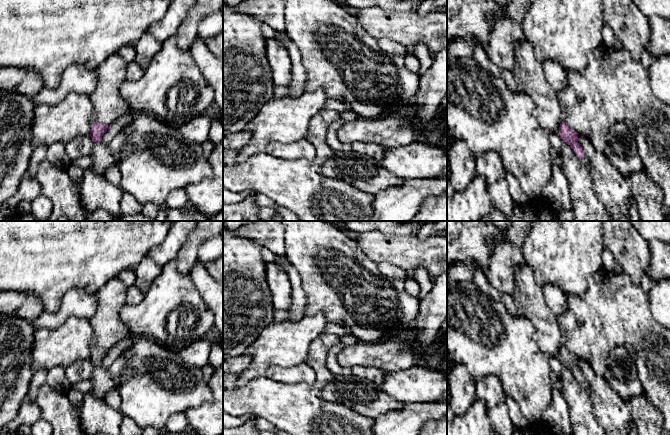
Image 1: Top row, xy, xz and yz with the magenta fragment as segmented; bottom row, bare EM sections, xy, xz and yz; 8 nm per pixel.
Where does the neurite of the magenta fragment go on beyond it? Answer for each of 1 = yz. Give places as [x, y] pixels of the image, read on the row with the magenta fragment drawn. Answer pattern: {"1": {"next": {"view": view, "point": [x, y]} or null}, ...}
{"1": {"next": {"view": "yz", "point": [584, 159]}}}

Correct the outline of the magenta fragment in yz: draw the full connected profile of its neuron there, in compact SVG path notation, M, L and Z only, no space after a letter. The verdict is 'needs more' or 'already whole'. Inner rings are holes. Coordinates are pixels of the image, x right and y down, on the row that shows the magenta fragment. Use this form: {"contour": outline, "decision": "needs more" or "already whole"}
{"contour": "M562 121L559 126L558 135L562 138L563 142L568 144L577 155L577 157L583 162L587 170L590 169L587 157L584 155L582 147L578 143L578 133L570 128L566 122Z", "decision": "needs more"}

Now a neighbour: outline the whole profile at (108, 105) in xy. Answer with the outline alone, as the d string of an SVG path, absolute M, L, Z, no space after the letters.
M115 53L96 68L98 84L90 94L95 122L112 125L117 118L130 112L128 102L120 97L120 87L126 81L127 65Z

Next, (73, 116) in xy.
M71 92L55 105L36 105L32 123L33 147L49 147L61 142L64 145L79 135L89 135L91 124L94 121L94 106L88 94Z

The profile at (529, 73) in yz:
M526 39L514 52L515 64L512 73L535 104L535 115L540 125L551 133L559 133L562 118L562 106L557 92L548 83L544 68L535 57L533 45Z

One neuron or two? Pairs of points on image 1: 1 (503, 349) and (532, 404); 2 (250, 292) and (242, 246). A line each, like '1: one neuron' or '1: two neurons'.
1: one neuron
2: one neuron

